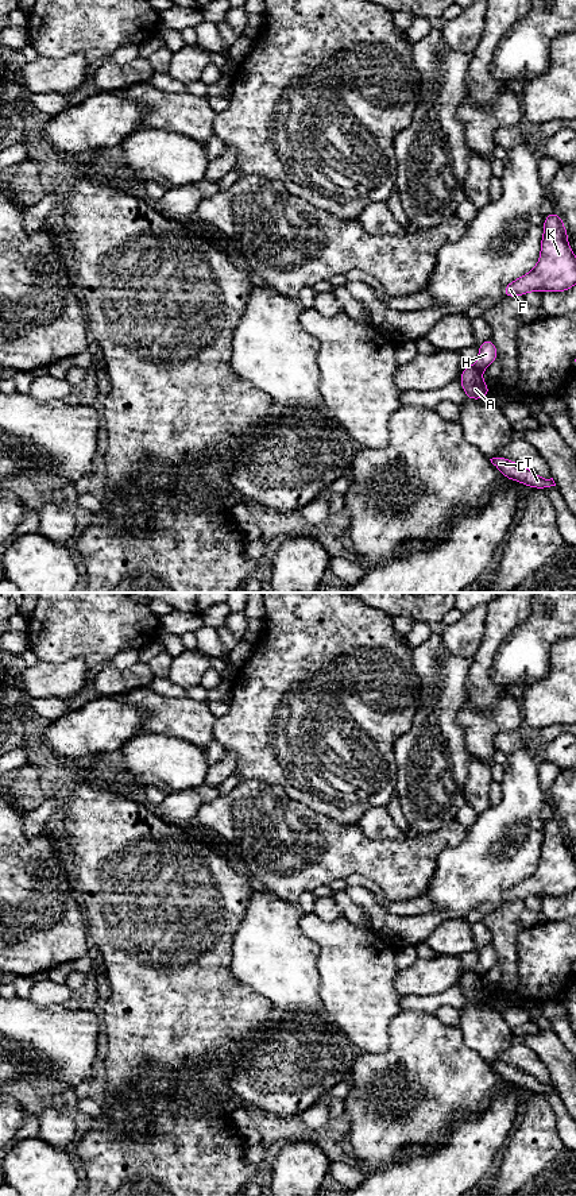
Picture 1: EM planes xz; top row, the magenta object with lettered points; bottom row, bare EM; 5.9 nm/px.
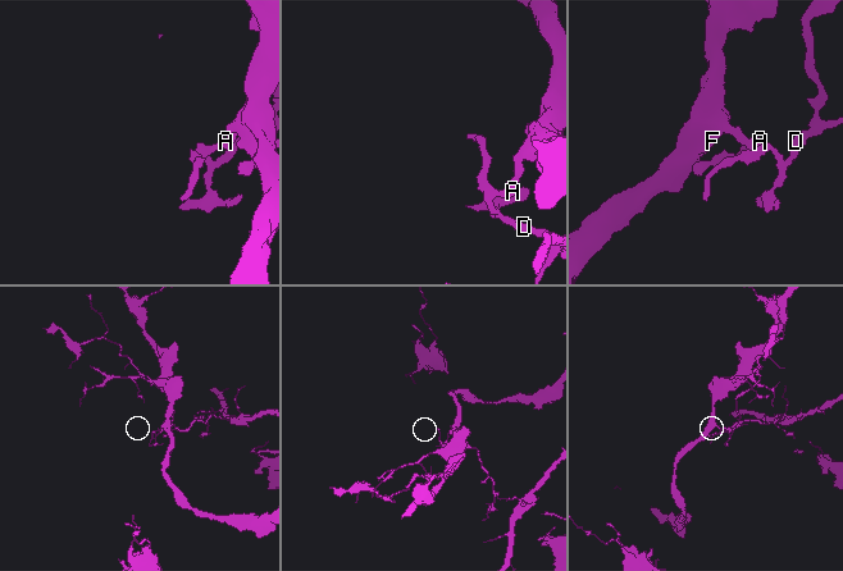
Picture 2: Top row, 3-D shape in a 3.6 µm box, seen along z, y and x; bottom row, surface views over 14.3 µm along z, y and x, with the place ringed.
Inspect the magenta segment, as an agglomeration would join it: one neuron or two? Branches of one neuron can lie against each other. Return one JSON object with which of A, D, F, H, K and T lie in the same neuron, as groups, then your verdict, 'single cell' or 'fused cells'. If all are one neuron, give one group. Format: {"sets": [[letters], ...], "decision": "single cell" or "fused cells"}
{"sets": [["A", "D", "T"], ["F", "H", "K"]], "decision": "fused cells"}

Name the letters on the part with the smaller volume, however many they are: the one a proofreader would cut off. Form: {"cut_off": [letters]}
{"cut_off": ["F", "H", "K"]}

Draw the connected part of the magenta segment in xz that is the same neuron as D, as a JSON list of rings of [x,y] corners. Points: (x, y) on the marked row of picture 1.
[[[496,456],[490,460],[507,479],[521,482],[522,485],[526,485],[529,487],[544,490],[546,487],[556,486],[553,478],[544,479],[536,472],[533,472],[530,468],[511,462],[503,456]]]

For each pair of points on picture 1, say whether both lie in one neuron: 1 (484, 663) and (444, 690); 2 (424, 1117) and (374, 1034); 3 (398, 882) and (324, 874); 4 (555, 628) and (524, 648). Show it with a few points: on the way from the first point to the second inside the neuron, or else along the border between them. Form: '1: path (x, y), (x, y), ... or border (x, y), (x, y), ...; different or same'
1: border (472, 658), (467, 681), (467, 697), (464, 699); different
2: border (391, 1019), (389, 1046), (383, 1052), (360, 1053); different
3: path (379, 865), (343, 865); same
4: path (546, 628), (532, 640); same

